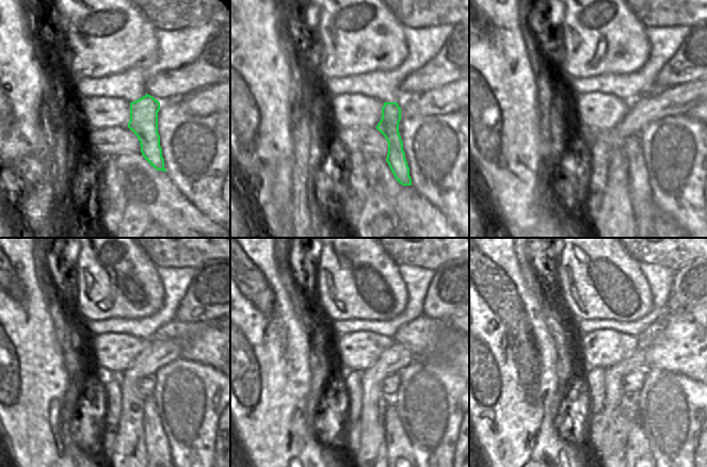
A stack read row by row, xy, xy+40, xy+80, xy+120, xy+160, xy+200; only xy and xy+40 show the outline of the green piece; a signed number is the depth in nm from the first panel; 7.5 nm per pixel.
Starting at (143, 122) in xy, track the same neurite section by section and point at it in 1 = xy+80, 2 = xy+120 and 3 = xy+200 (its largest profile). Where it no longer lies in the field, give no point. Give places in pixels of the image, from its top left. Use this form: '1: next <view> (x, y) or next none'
1: next xy+80 (640, 196)
2: next xy+120 (156, 440)
3: next xy+200 (638, 454)

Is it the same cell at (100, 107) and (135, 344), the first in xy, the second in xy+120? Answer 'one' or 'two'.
one

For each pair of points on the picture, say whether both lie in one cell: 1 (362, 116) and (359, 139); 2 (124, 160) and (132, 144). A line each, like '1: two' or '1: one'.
1: two
2: two

